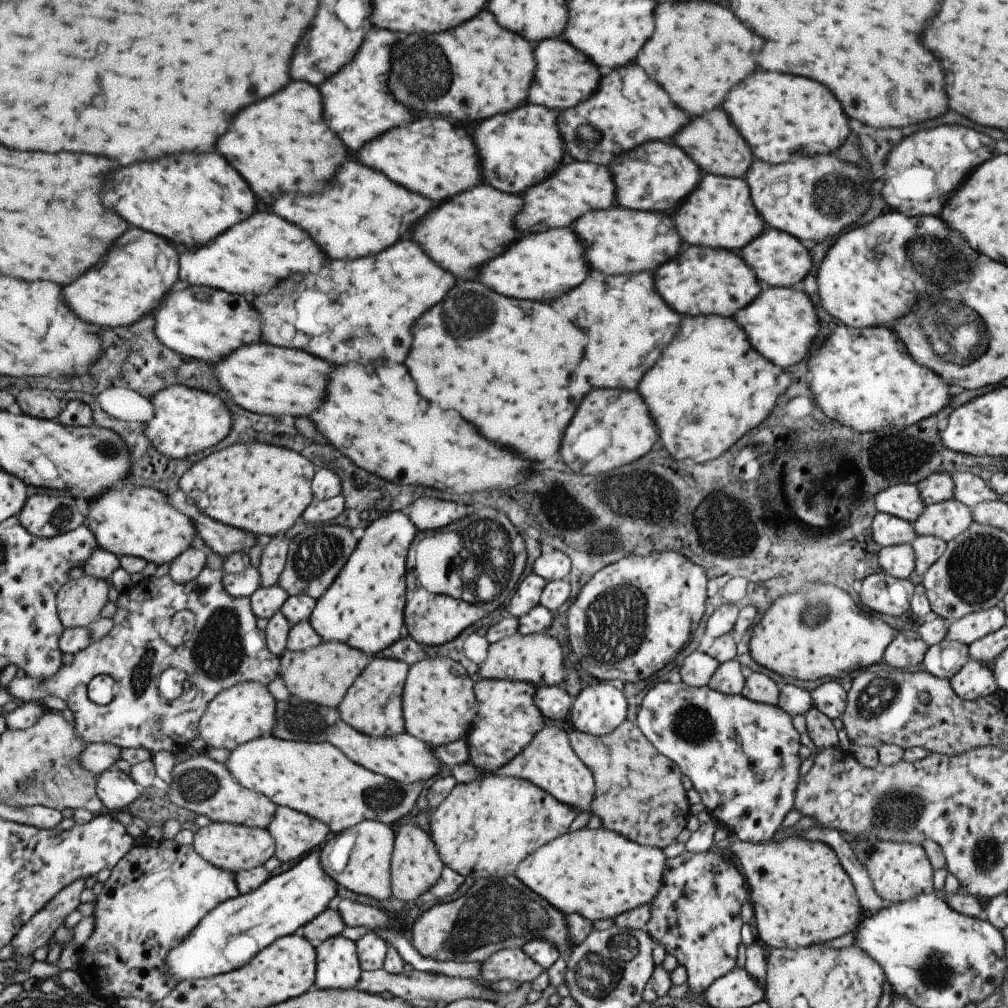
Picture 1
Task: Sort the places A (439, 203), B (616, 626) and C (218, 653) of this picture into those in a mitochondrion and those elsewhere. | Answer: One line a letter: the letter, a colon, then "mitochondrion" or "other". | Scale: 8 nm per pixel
A: other
B: mitochondrion
C: mitochondrion

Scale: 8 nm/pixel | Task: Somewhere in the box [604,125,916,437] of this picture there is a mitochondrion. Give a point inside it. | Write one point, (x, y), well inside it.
(838, 194)

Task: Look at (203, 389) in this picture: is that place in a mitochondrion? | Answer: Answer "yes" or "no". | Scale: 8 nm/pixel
no

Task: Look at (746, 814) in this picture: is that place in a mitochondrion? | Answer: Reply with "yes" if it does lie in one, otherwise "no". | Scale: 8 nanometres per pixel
no

